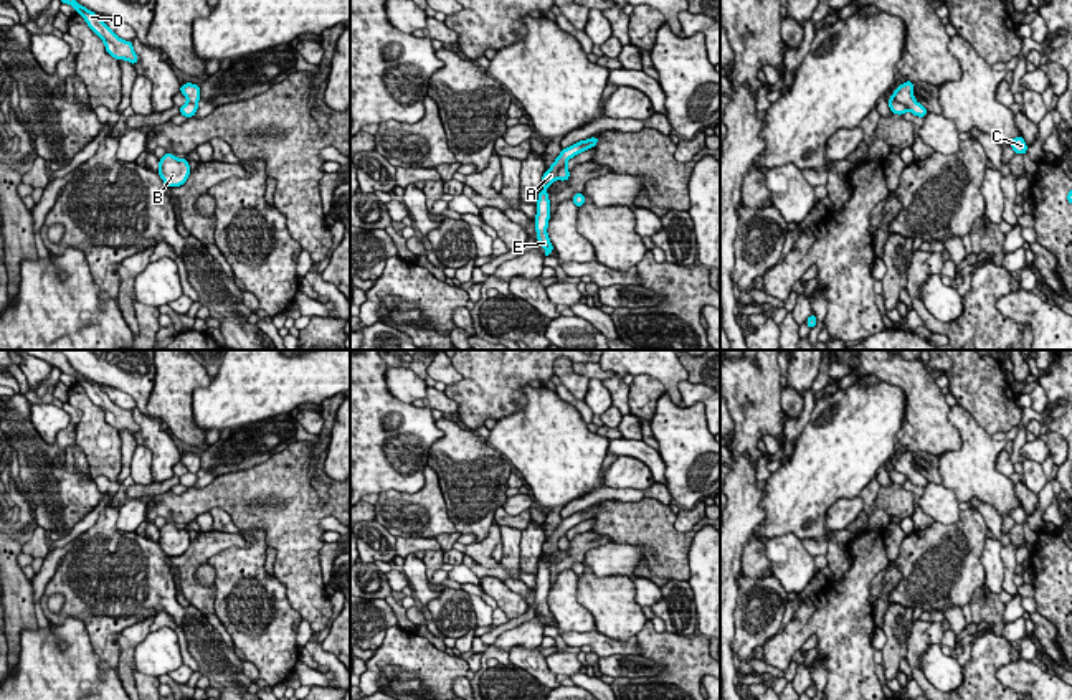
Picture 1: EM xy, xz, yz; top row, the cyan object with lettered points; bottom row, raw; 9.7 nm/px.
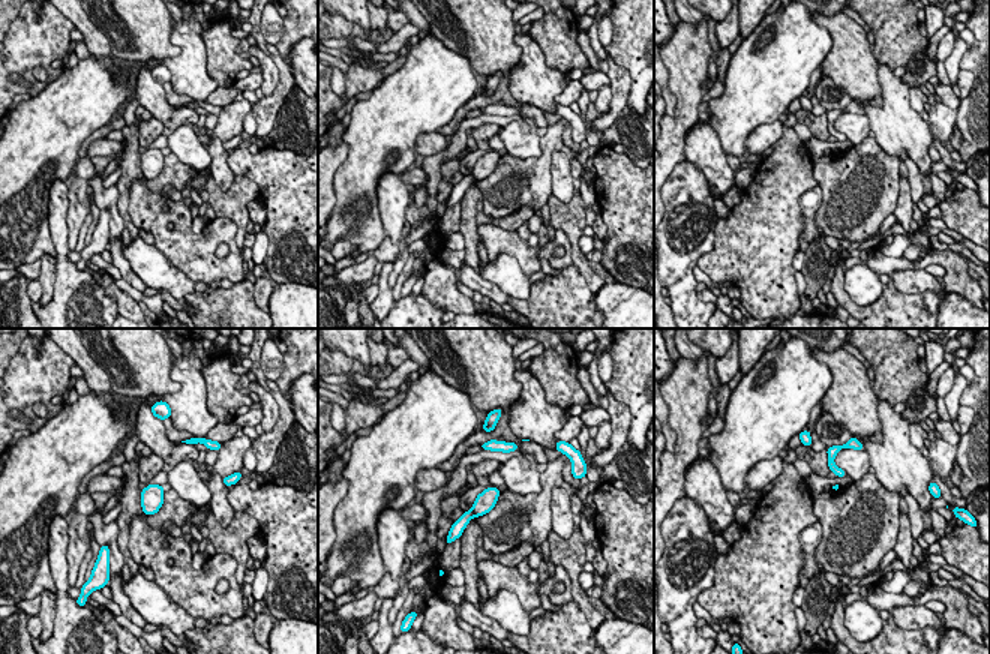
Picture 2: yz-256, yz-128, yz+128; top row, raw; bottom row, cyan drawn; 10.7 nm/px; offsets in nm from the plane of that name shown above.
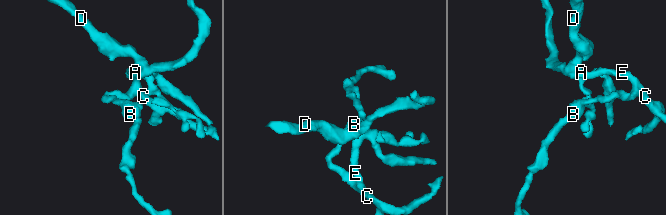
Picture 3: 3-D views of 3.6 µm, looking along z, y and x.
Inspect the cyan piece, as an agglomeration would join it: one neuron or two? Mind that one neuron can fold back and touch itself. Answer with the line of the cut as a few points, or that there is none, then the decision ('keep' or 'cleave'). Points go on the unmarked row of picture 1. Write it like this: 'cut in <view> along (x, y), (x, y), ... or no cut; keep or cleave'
cut in yz along (892, 464), (909, 477); cleave

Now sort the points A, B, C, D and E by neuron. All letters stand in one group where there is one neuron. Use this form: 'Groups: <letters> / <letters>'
Groups: A B C E / D

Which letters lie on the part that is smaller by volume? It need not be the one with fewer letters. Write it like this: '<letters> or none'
D

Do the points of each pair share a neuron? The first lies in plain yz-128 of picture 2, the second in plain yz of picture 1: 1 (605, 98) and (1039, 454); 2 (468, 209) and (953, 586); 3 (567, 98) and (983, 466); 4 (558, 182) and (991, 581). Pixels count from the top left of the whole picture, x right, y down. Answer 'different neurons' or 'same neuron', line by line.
1: different neurons
2: different neurons
3: different neurons
4: same neuron

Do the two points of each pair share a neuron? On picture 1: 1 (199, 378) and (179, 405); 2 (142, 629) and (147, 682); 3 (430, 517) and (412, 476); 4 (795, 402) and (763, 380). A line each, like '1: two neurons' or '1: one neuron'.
1: one neuron
2: two neurons
3: two neurons
4: two neurons

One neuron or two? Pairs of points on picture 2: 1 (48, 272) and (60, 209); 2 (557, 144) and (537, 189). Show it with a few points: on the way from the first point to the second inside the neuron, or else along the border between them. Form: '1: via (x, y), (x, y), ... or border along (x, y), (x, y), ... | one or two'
1: border along (56, 258), (54, 294) | two
2: via (546, 155), (546, 159), (537, 170), (537, 177) | one

